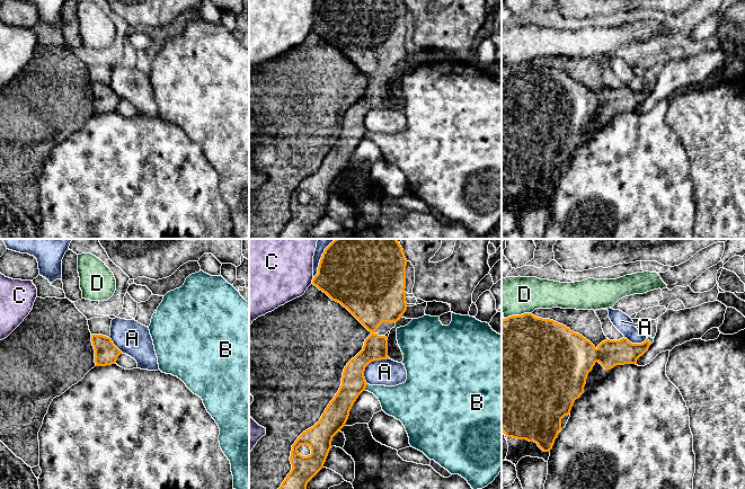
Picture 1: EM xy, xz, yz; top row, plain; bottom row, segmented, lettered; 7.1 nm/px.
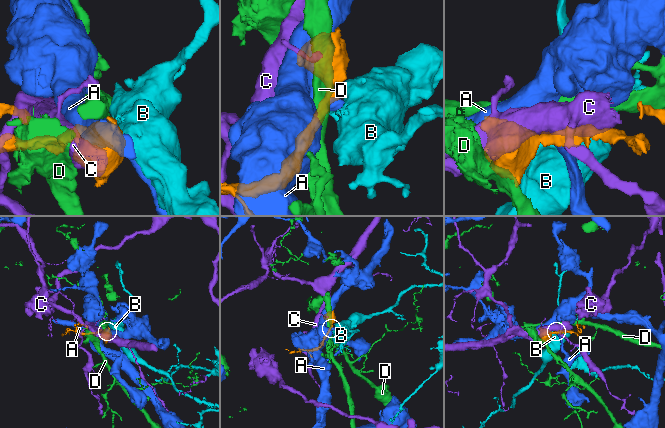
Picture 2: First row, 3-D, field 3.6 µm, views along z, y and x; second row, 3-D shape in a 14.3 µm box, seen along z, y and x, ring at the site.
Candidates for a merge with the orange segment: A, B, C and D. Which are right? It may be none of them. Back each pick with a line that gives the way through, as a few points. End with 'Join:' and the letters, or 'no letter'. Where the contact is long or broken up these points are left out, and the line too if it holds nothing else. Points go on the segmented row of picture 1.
Join: no letter

